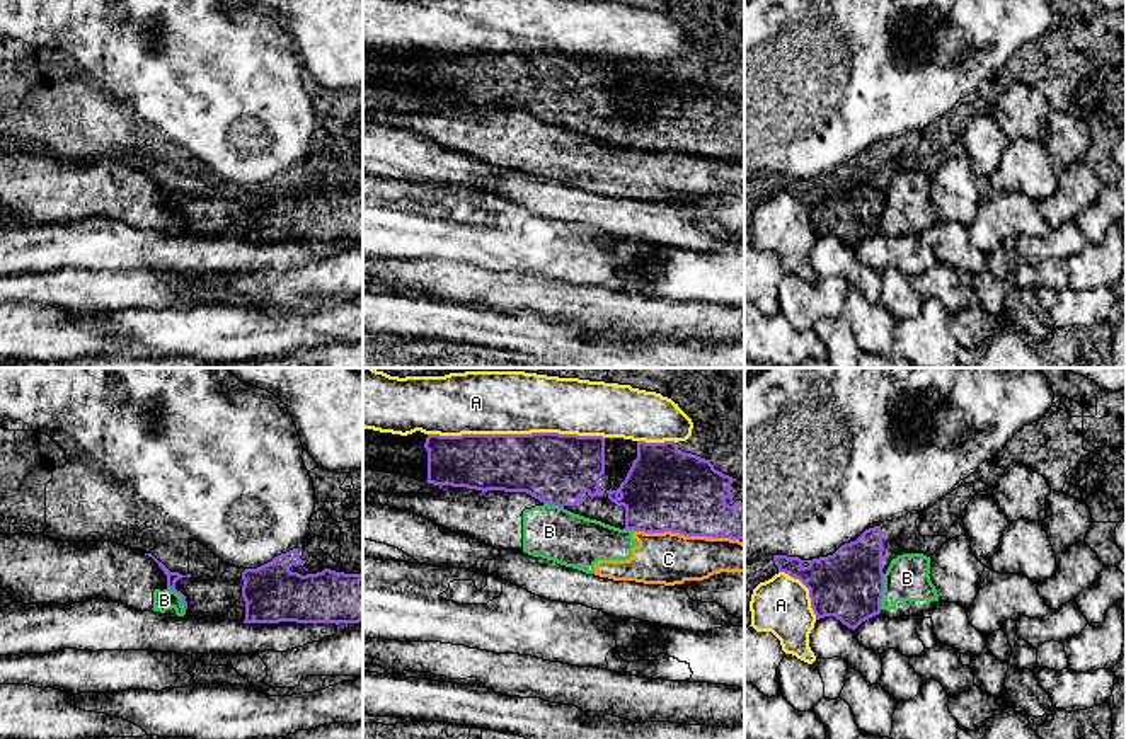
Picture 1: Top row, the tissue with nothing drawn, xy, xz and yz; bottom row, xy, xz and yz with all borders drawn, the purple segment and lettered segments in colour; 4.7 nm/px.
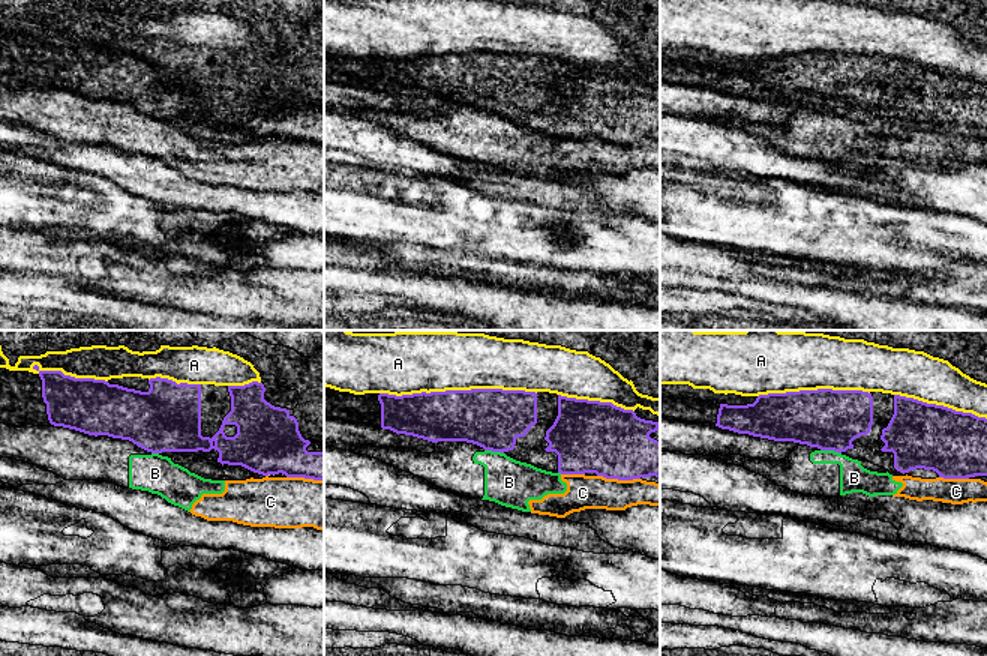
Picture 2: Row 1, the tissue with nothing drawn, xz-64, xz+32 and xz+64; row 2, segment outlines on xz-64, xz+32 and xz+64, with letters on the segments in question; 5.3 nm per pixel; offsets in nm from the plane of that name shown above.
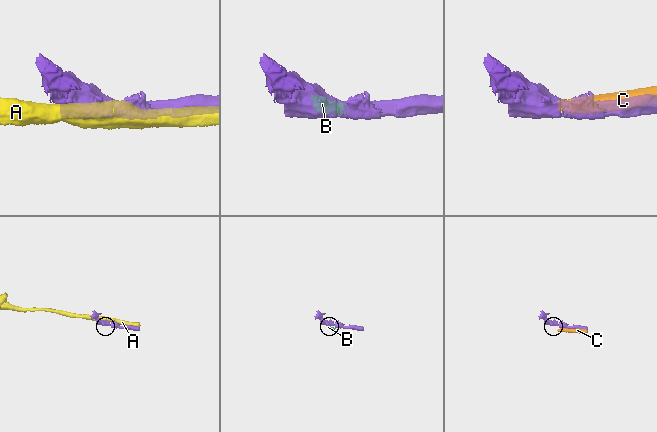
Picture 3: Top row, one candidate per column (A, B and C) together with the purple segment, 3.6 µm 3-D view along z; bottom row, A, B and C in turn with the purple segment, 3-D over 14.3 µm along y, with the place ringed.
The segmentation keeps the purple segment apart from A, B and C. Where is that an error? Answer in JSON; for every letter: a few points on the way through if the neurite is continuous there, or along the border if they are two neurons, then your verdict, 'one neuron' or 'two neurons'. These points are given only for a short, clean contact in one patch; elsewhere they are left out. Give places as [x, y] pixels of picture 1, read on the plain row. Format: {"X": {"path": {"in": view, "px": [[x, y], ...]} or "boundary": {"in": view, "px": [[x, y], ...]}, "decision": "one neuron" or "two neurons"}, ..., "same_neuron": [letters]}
{"A": {"decision": "two neurons"}, "B": {"boundary": {"in": "yz", "px": [[884, 193], [879, 227]]}, "decision": "two neurons"}, "C": {"decision": "two neurons"}, "same_neuron": []}

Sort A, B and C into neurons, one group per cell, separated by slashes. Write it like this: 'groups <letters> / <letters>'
groups A / B C

